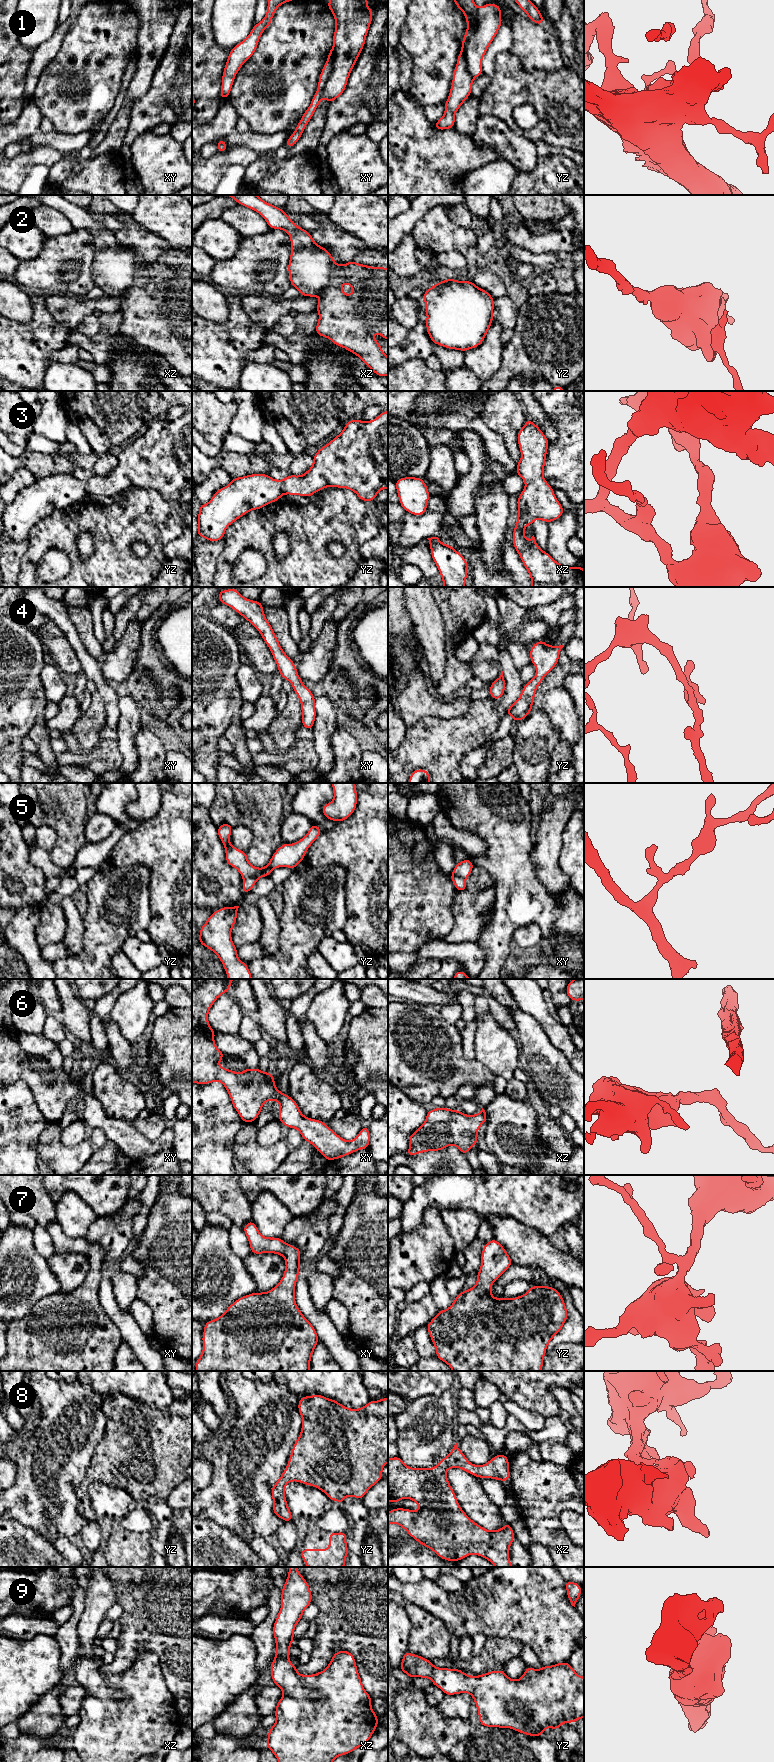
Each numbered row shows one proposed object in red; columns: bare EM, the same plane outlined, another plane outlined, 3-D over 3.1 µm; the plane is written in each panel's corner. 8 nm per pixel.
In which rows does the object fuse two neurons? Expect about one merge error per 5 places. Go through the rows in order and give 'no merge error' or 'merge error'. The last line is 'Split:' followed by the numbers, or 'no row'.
1: no merge error
2: no merge error
3: no merge error
4: no merge error
5: merge error
6: no merge error
7: no merge error
8: no merge error
9: no merge error
Split: 5

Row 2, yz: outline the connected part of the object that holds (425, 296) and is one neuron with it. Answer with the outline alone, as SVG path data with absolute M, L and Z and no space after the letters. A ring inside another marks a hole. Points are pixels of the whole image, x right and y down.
M446 279L427 289L421 298L425 300L425 324L433 344L465 352L484 341L494 320L494 298L473 281Z

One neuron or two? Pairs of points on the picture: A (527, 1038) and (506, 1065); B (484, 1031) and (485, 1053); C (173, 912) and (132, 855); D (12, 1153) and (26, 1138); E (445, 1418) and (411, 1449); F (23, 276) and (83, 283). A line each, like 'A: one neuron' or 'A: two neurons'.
A: two neurons
B: one neuron
C: one neuron
D: one neuron
E: one neuron
F: one neuron

